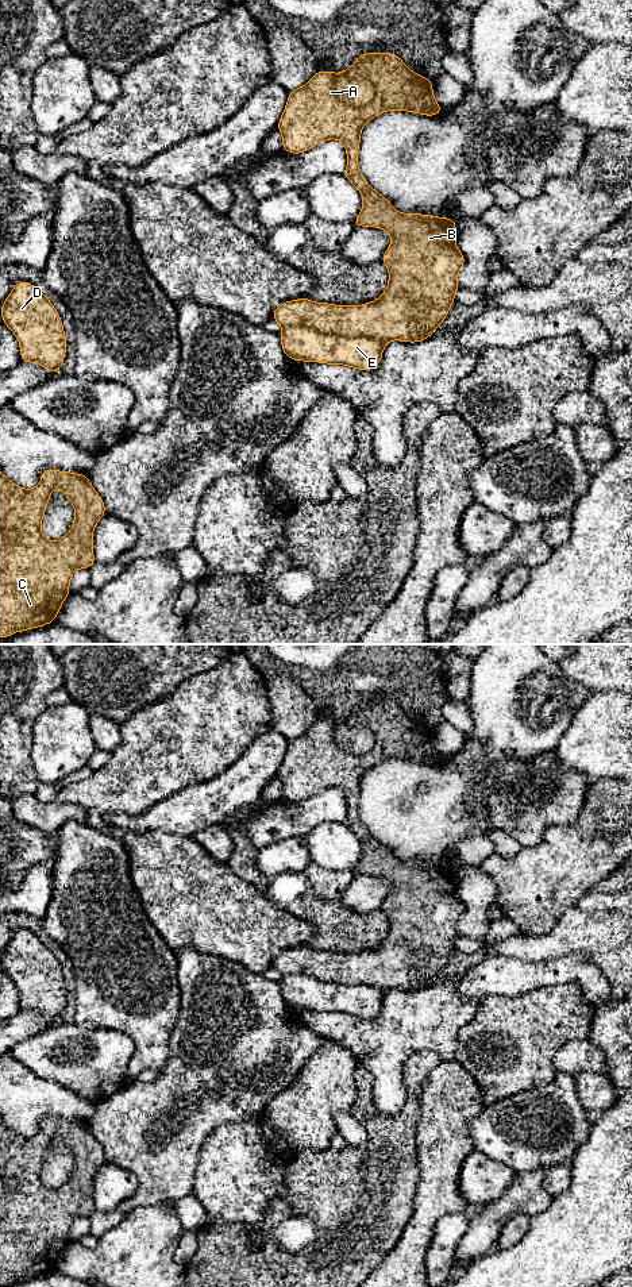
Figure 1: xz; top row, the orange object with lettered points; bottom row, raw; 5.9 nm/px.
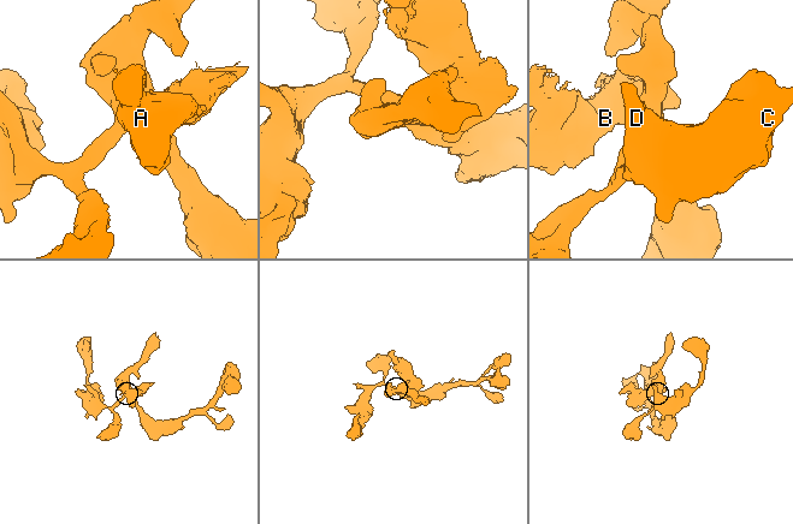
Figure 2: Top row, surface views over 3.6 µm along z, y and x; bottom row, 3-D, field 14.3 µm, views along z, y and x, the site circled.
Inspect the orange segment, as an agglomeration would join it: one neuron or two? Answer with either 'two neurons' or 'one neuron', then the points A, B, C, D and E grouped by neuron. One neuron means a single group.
one neuron | A B C D E

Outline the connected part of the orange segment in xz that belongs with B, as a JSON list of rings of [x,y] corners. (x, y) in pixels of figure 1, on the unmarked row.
[[[363,701],[343,721],[319,717],[304,735],[288,740],[277,774],[282,782],[282,799],[302,802],[324,789],[340,789],[347,802],[343,824],[361,840],[363,848],[354,875],[377,875],[388,879],[392,886],[392,893],[381,906],[389,918],[389,932],[377,948],[361,953],[334,953],[302,945],[285,949],[273,959],[271,967],[282,975],[282,999],[292,1009],[374,1018],[381,1012],[386,991],[419,991],[431,986],[455,951],[455,940],[460,937],[456,925],[466,910],[455,891],[455,868],[400,862],[389,847],[367,832],[359,818],[358,798],[365,772],[393,758],[424,764],[438,764],[443,758],[433,745],[432,728],[416,723],[394,701]]]

